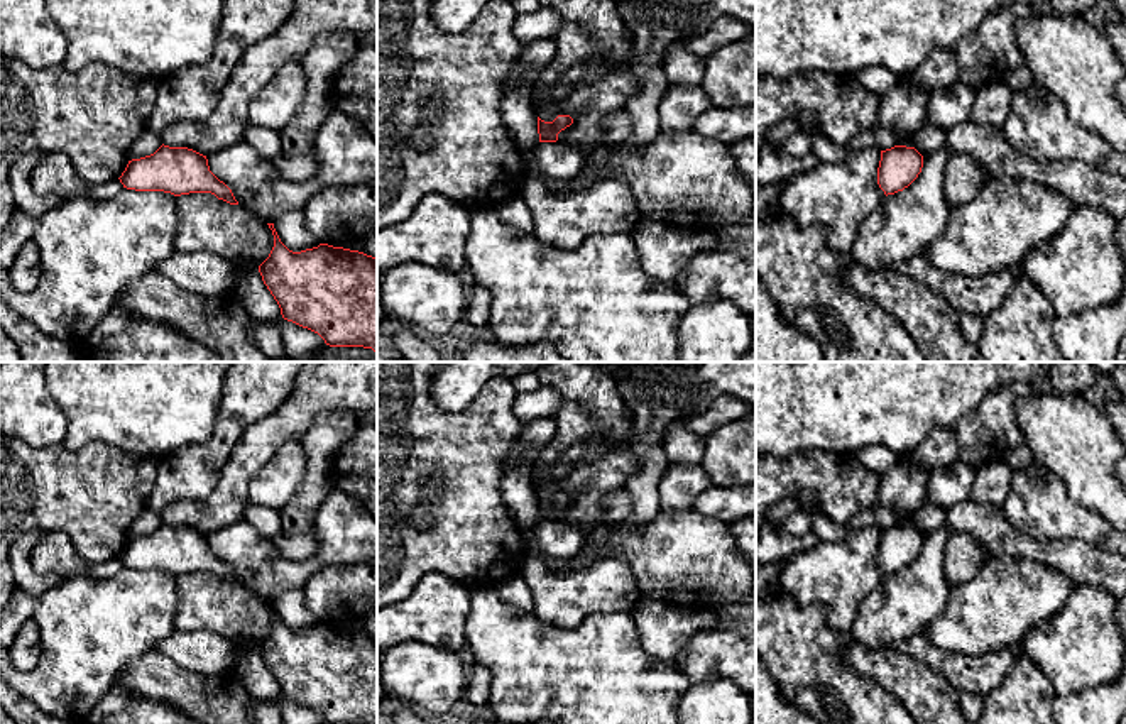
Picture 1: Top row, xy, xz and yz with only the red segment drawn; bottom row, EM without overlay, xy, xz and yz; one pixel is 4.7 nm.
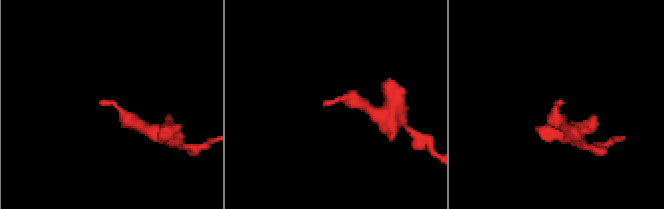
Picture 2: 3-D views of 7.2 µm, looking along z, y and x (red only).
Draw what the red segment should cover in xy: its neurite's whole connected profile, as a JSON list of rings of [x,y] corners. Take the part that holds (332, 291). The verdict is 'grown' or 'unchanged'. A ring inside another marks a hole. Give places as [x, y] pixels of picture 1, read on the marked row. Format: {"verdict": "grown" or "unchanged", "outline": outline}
{"verdict": "unchanged", "outline": [[[274,223],[269,257],[259,266],[284,320],[318,333],[330,347],[377,352],[377,259],[320,244],[289,250]]]}

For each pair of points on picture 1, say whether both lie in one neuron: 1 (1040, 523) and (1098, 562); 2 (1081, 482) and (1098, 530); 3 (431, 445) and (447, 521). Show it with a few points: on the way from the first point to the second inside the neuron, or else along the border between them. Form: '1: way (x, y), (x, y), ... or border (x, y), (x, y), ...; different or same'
1: border (1025, 533), (1038, 540), (1081, 540), (1103, 548); different
2: border (1062, 484), (1076, 501), (1108, 521); different
3: way (450, 464), (452, 503); same

